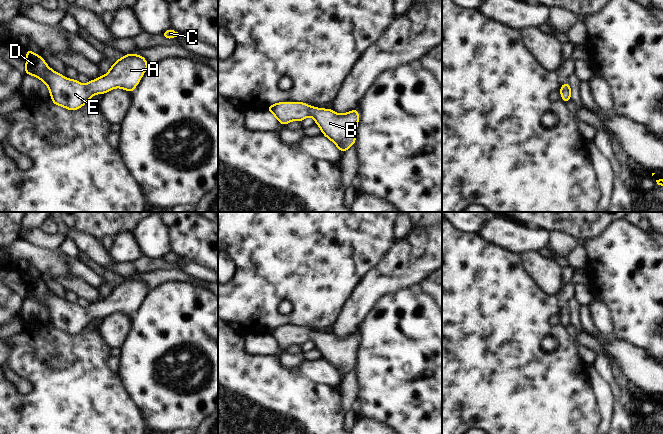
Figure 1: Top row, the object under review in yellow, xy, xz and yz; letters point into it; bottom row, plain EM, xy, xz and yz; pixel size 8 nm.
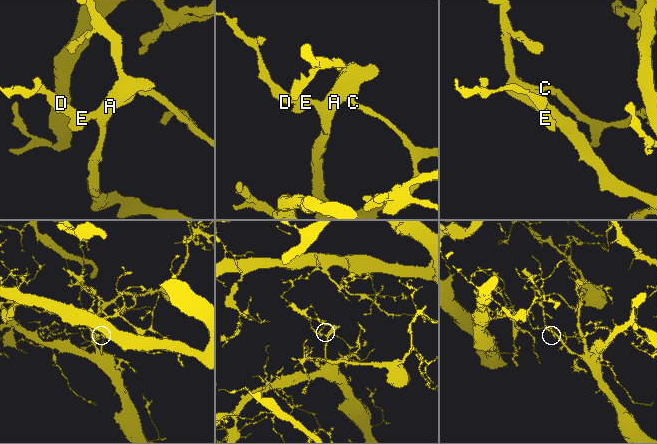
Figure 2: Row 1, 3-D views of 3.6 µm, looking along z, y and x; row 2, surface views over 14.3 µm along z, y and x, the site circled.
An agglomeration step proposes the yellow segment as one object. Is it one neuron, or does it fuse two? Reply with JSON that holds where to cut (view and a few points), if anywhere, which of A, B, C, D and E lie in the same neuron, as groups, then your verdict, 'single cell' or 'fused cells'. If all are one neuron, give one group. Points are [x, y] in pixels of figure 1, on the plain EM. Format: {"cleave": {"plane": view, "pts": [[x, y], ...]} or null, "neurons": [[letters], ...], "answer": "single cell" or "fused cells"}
{"cleave": null, "neurons": [["A", "B", "C", "D", "E"]], "answer": "single cell"}

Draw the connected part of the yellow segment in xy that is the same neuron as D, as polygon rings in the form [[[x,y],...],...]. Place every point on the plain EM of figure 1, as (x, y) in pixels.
[[[30,273],[25,275],[24,299],[29,298],[44,306],[54,329],[75,335],[83,331],[93,319],[105,318],[113,312],[121,312],[132,317],[149,292],[144,280],[130,277],[113,287],[109,295],[88,307],[81,308],[76,303],[68,303],[52,294],[44,282]]]

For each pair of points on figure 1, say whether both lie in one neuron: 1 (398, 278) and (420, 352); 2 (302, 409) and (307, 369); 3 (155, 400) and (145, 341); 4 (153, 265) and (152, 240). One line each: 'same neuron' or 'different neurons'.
1: different neurons
2: different neurons
3: same neuron
4: different neurons

